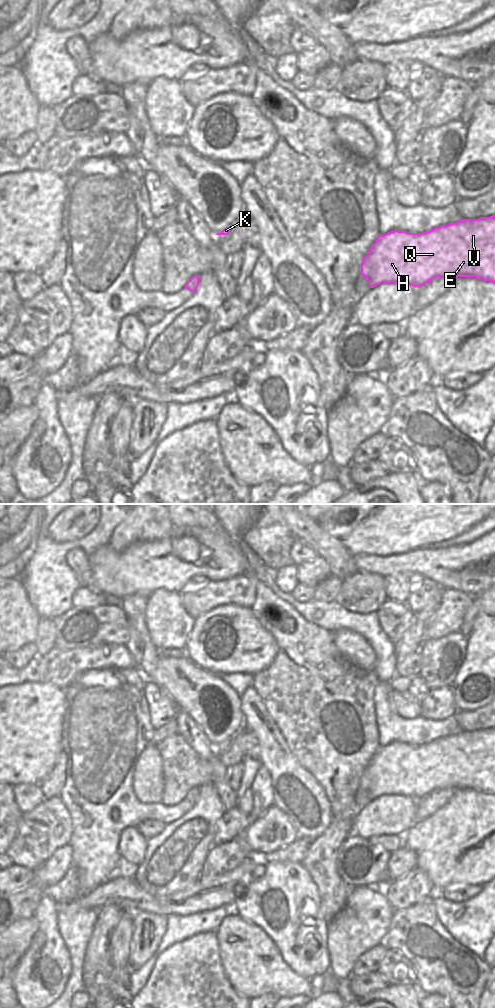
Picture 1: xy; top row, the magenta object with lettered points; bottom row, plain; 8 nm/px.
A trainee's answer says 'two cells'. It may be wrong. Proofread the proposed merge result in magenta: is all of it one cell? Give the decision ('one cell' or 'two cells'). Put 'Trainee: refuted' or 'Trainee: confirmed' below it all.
one cell
Trainee: refuted

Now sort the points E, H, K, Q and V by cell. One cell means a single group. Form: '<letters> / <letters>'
E H K Q V

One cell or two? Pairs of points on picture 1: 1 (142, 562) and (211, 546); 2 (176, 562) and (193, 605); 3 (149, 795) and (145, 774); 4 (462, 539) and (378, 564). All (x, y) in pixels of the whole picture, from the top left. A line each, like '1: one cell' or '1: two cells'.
1: one cell
2: two cells
3: one cell
4: two cells

